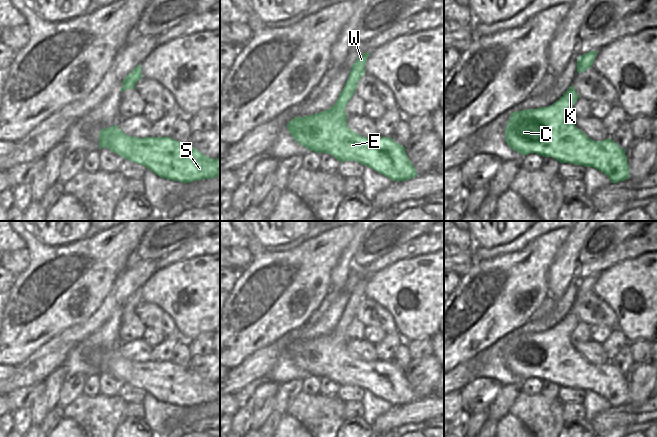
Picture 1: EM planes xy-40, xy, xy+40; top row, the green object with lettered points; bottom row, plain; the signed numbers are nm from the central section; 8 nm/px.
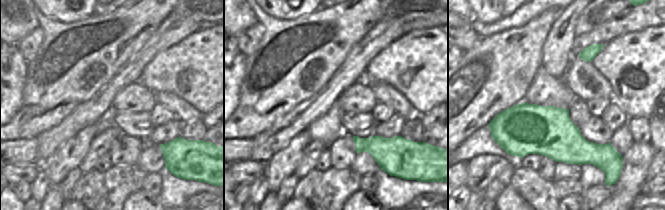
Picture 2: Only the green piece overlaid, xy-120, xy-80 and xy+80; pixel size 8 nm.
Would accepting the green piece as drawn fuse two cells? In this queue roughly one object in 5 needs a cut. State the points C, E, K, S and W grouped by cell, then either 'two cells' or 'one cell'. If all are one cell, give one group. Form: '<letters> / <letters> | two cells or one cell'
C E K S W | one cell

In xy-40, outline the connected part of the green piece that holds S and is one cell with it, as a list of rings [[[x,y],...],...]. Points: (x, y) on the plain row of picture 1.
[[[114,349],[102,353],[99,356],[99,373],[104,371],[110,373],[124,383],[144,389],[147,393],[150,393],[153,397],[164,403],[180,405],[185,408],[192,405],[212,403],[220,400],[219,381],[212,383],[188,367],[176,365],[171,361],[146,361],[144,363],[132,361],[126,359],[117,349]]]

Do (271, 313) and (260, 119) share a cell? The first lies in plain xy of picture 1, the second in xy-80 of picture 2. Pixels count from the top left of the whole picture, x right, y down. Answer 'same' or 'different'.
same

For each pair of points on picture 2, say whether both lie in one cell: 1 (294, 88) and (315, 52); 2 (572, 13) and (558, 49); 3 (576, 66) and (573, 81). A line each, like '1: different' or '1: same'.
1: same
2: same
3: same

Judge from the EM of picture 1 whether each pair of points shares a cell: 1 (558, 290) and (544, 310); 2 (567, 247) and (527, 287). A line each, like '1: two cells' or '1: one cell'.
1: two cells
2: two cells

